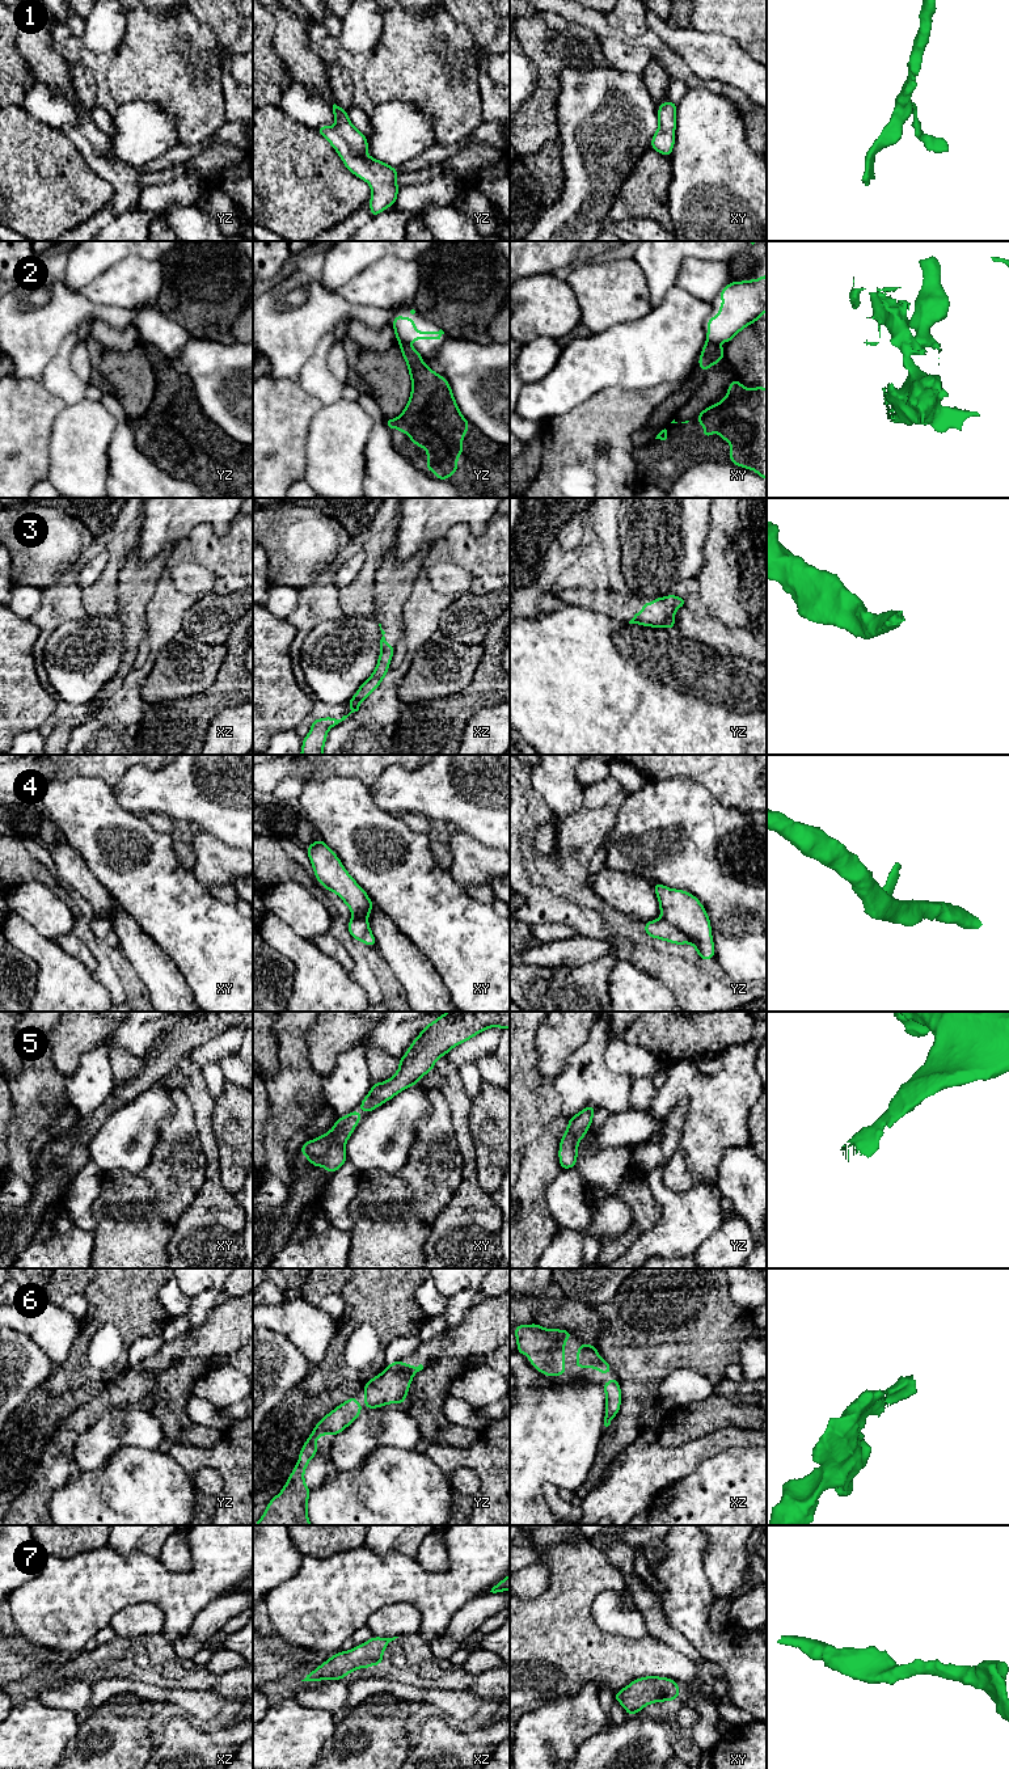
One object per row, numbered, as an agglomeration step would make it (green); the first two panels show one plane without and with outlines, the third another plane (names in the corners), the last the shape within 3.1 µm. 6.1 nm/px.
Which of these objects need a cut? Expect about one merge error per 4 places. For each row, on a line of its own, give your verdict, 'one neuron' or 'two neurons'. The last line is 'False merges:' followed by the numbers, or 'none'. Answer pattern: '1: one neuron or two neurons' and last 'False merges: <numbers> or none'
1: one neuron
2: two neurons
3: one neuron
4: two neurons
5: one neuron
6: one neuron
7: one neuron
False merges: 2, 4

